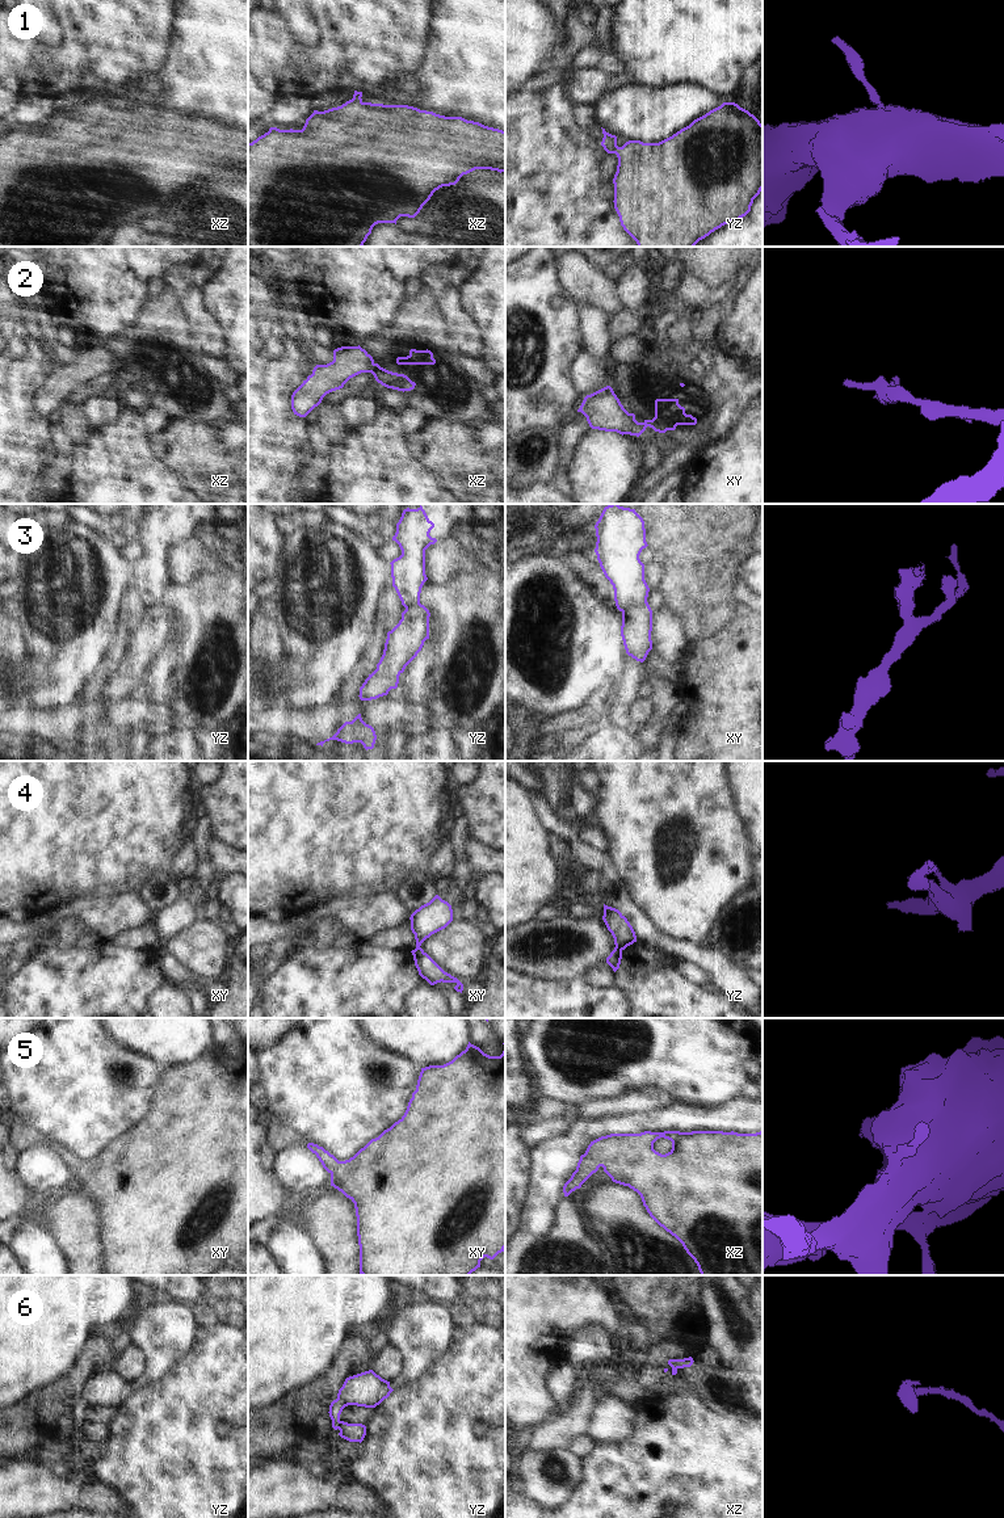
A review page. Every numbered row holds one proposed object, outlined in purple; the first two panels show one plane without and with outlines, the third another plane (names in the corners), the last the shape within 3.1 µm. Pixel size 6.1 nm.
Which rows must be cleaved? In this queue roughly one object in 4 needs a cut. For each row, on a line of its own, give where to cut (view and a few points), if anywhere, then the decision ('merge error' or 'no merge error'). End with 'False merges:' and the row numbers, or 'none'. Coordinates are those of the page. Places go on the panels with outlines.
1: no cut | no merge error
2: xz (374, 364), (370, 371) | merge error
3: xy (646, 600), (631, 604), (622, 612) | merge error
4: yz (616, 946), (621, 950) | merge error
5: no cut | no merge error
6: yz (341, 1421), (337, 1428) | merge error
False merges: 2, 3, 4, 6

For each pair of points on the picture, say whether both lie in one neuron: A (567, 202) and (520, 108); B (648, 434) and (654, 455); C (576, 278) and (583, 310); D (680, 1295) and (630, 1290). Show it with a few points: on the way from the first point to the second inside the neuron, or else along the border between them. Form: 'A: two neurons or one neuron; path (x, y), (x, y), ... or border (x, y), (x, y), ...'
A: one neuron; path (543, 179), (520, 155), (520, 131)
B: two neurons; border (634, 434), (651, 442), (660, 451)
C: two neurons; border (580, 303), (599, 307), (609, 316)
D: one neuron; path (668, 1294), (662, 1290), (642, 1290)

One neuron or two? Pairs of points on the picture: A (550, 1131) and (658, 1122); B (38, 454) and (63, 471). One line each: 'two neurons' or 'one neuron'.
A: two neurons
B: two neurons

